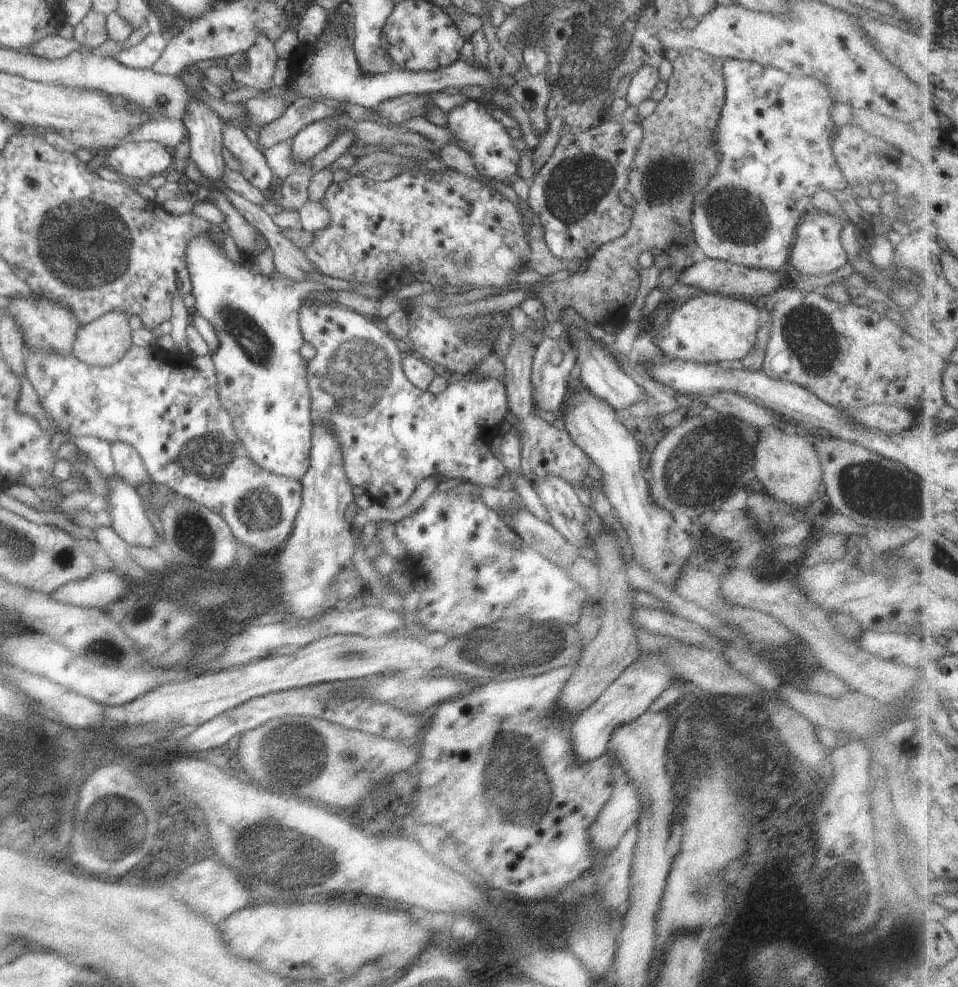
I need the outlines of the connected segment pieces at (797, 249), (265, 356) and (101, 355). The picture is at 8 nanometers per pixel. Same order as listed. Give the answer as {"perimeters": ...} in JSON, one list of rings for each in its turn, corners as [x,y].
{"perimeters":[[[[822,212],[820,216],[808,220],[808,222],[803,219],[796,226],[794,244],[786,262],[786,268],[792,270],[791,275],[794,276],[794,282],[798,282],[796,276],[800,276],[800,274],[802,276],[806,276],[806,274],[810,274],[810,276],[830,274],[830,272],[836,272],[848,262],[846,250],[844,250],[841,242],[843,226],[844,217],[835,216],[833,212],[830,214]]],[[[208,232],[190,238],[186,244],[186,262],[192,282],[191,312],[206,318],[216,330],[218,348],[212,354],[212,362],[218,386],[218,400],[222,408],[226,408],[226,412],[230,414],[236,438],[240,440],[248,458],[252,458],[254,466],[262,472],[301,482],[310,468],[313,415],[310,414],[310,390],[306,380],[307,361],[301,354],[305,341],[299,314],[305,297],[310,292],[324,294],[329,288],[312,281],[294,282],[276,271],[270,276],[255,274],[244,266],[245,259],[242,261],[232,262],[222,244],[214,242]]],[[[114,308],[89,324],[80,326],[72,353],[78,360],[99,368],[112,366],[133,346],[129,315]]]]}

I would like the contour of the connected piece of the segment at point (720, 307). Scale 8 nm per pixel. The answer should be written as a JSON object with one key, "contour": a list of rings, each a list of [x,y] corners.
{"contour":[[[702,294],[690,298],[682,306],[672,310],[670,318],[654,328],[648,328],[650,340],[660,346],[664,356],[674,360],[683,360],[696,364],[722,364],[744,359],[754,347],[758,338],[758,308],[746,300],[720,296],[720,294]]]}

